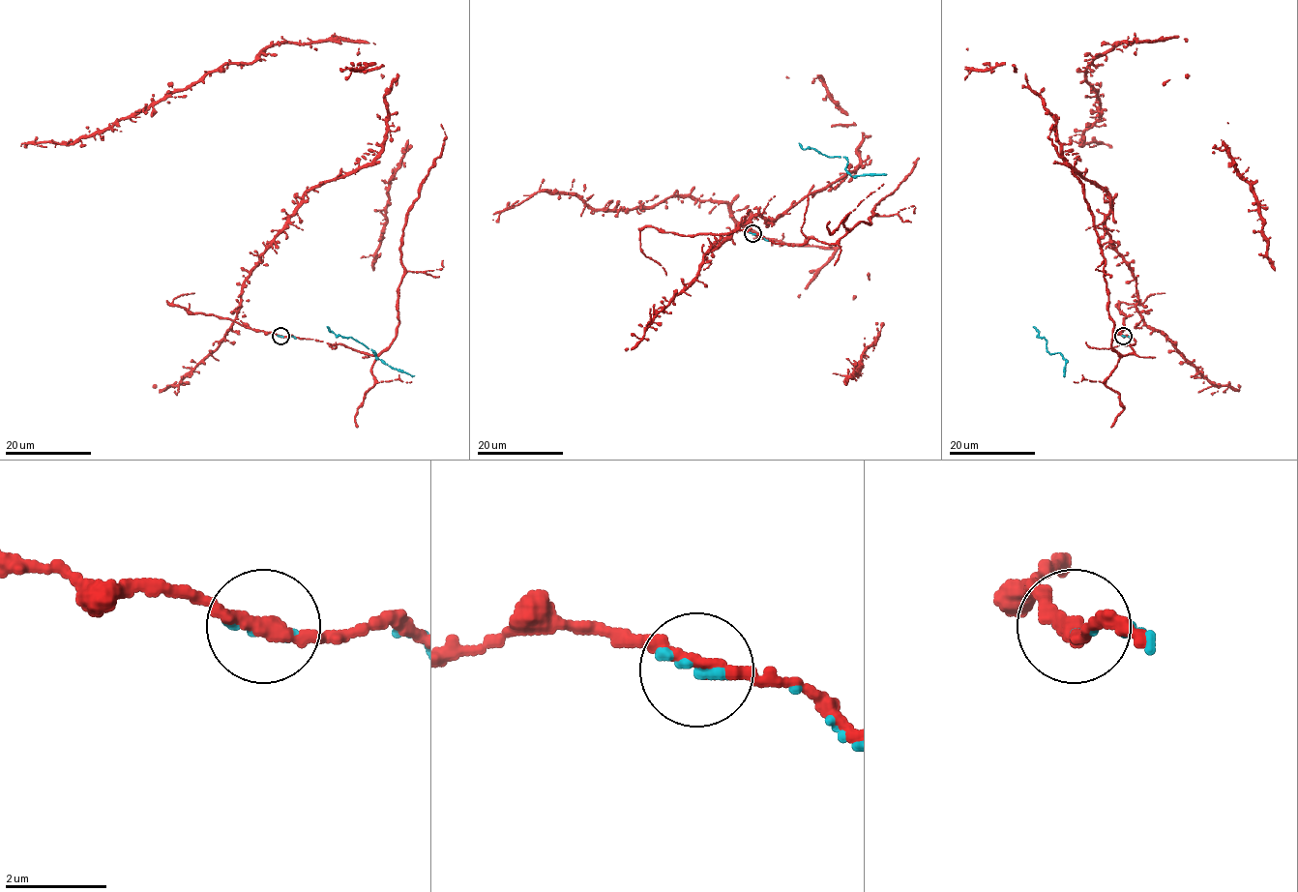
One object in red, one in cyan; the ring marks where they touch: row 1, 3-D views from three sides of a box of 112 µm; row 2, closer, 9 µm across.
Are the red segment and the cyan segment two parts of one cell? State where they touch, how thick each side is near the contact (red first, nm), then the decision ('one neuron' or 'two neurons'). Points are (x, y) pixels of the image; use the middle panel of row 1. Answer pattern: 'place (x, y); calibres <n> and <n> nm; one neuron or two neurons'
place (752, 233); calibres 280 and 240 nm; one neuron

